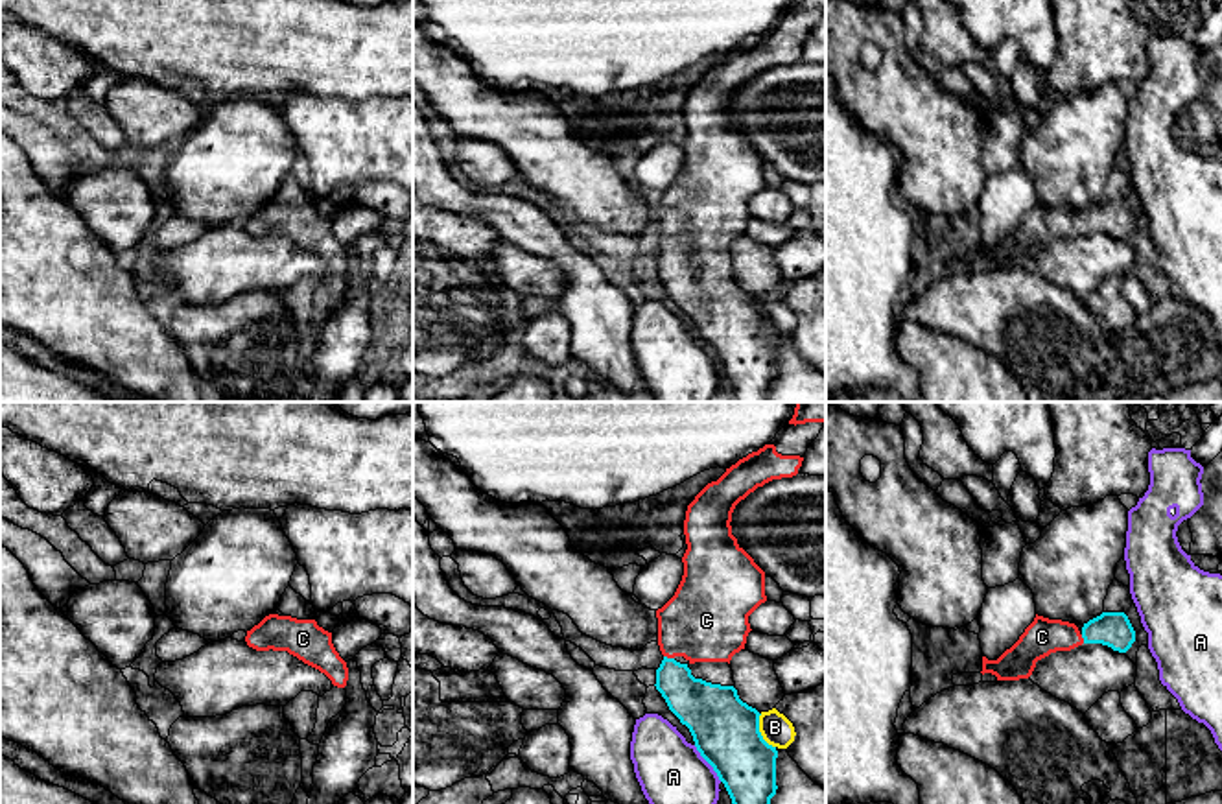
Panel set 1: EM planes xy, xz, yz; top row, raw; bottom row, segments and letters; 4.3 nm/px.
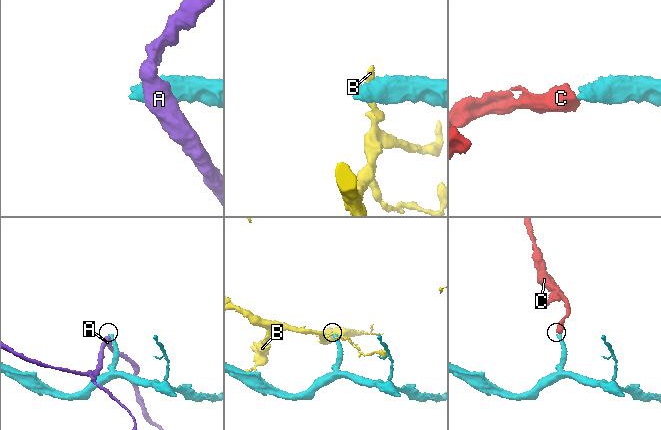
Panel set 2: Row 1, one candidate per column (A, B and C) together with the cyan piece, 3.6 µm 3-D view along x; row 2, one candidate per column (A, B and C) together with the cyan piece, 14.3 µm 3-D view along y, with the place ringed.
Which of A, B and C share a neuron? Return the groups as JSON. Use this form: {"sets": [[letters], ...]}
{"sets": [["A"], ["B"], ["C"]]}

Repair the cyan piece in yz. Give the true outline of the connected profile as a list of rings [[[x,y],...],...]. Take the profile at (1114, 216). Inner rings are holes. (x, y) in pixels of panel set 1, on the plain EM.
[[[1102,199],[1078,216],[1075,210],[1043,203],[1025,216],[1019,227],[997,247],[982,243],[982,262],[992,260],[997,267],[1028,266],[1036,249],[1056,238],[1071,238],[1082,231],[1102,231],[1126,240],[1135,229],[1135,218],[1124,199]]]

